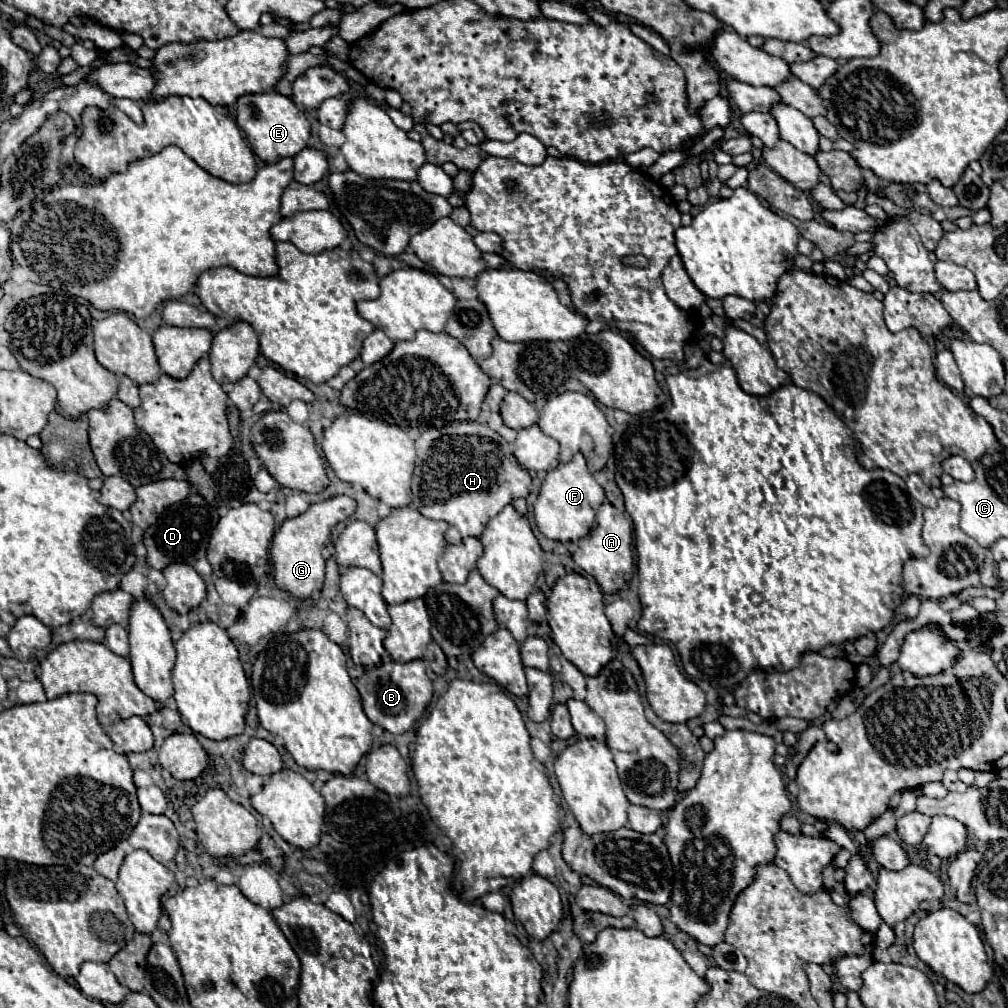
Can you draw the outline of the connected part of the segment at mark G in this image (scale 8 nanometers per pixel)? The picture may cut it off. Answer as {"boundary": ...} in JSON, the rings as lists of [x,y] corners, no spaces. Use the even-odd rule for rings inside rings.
{"boundary":[[[332,497],[322,503],[310,505],[310,509],[294,519],[286,519],[280,529],[276,531],[270,547],[270,559],[272,559],[272,571],[274,571],[274,585],[278,589],[288,591],[290,595],[298,599],[310,599],[316,591],[322,589],[324,583],[324,557],[322,547],[328,539],[332,527],[354,513],[356,503],[350,497]]]}

